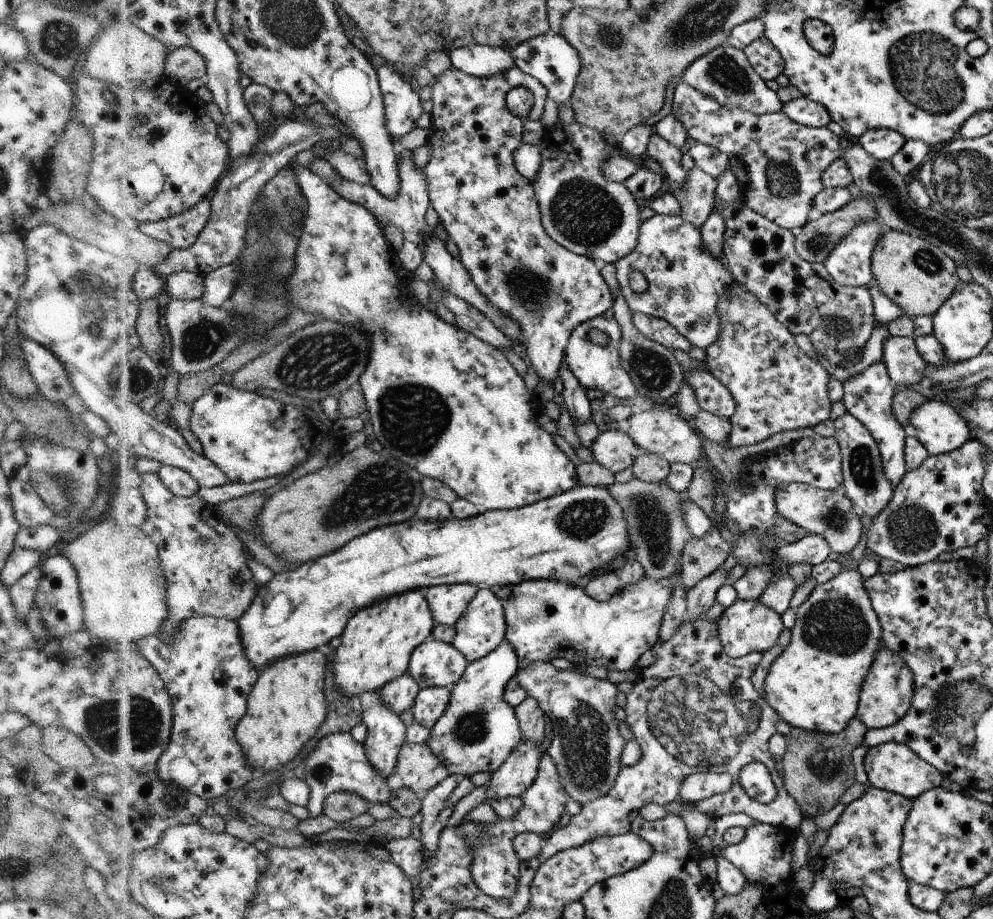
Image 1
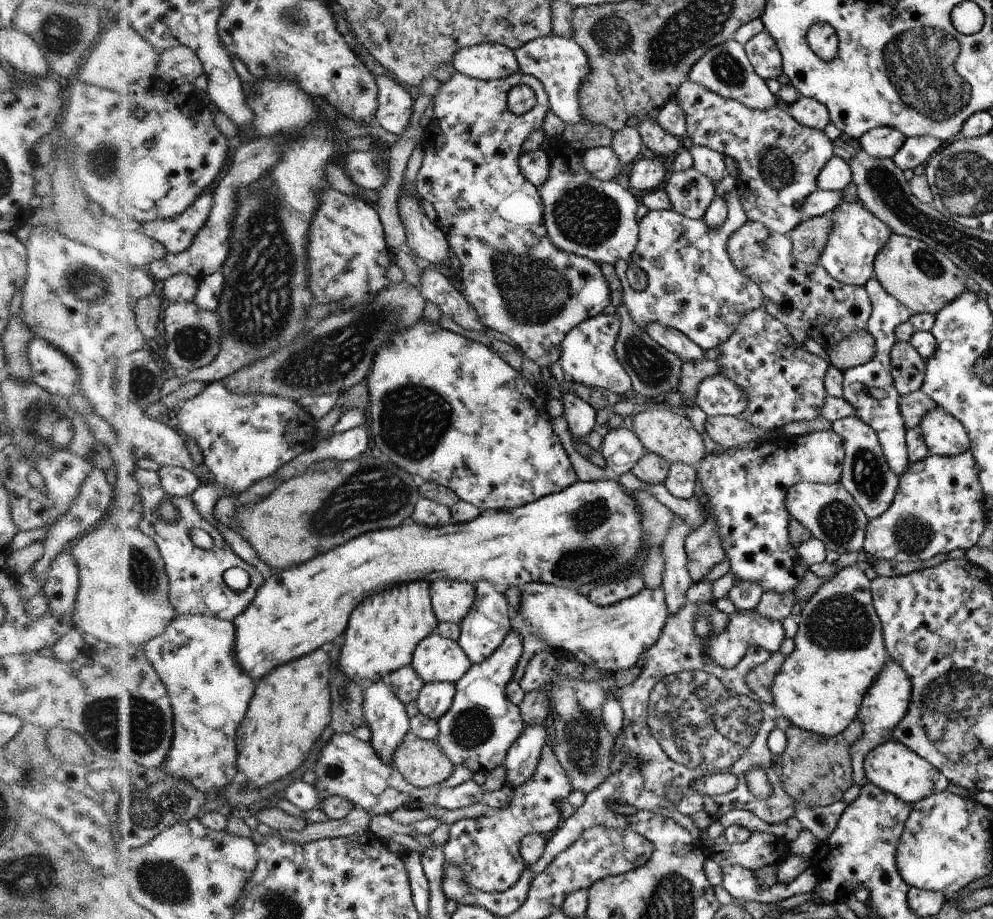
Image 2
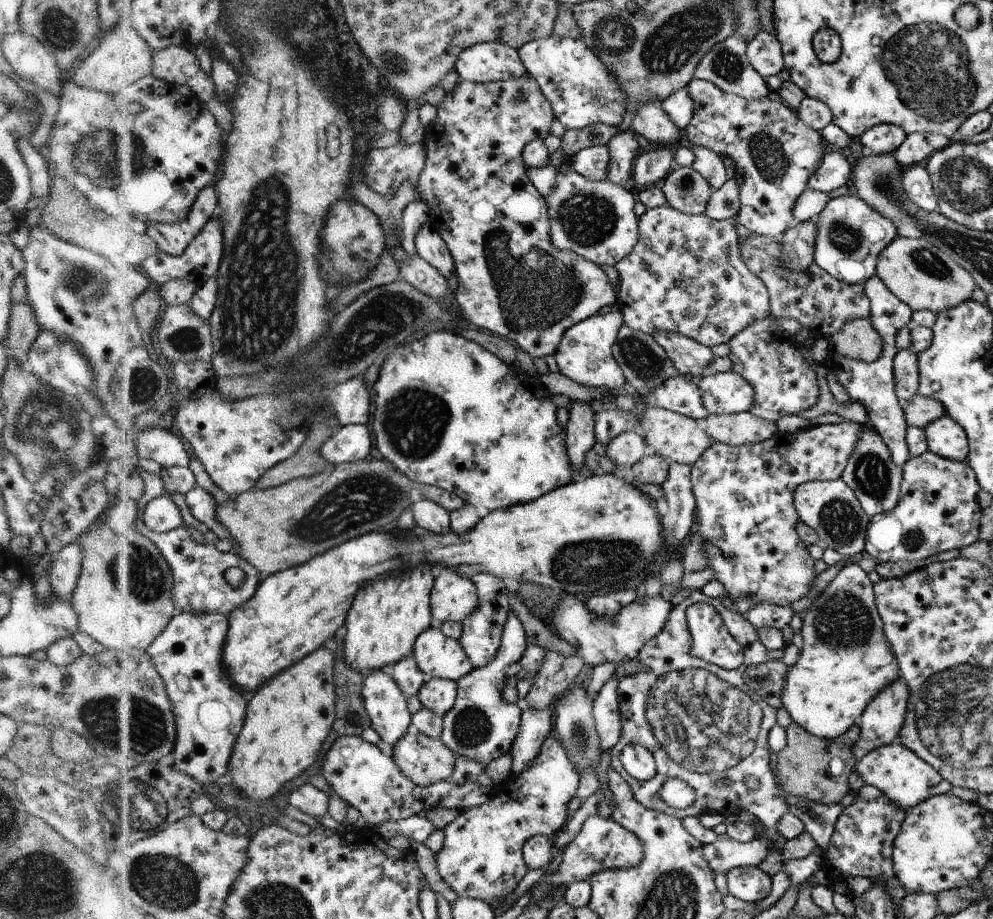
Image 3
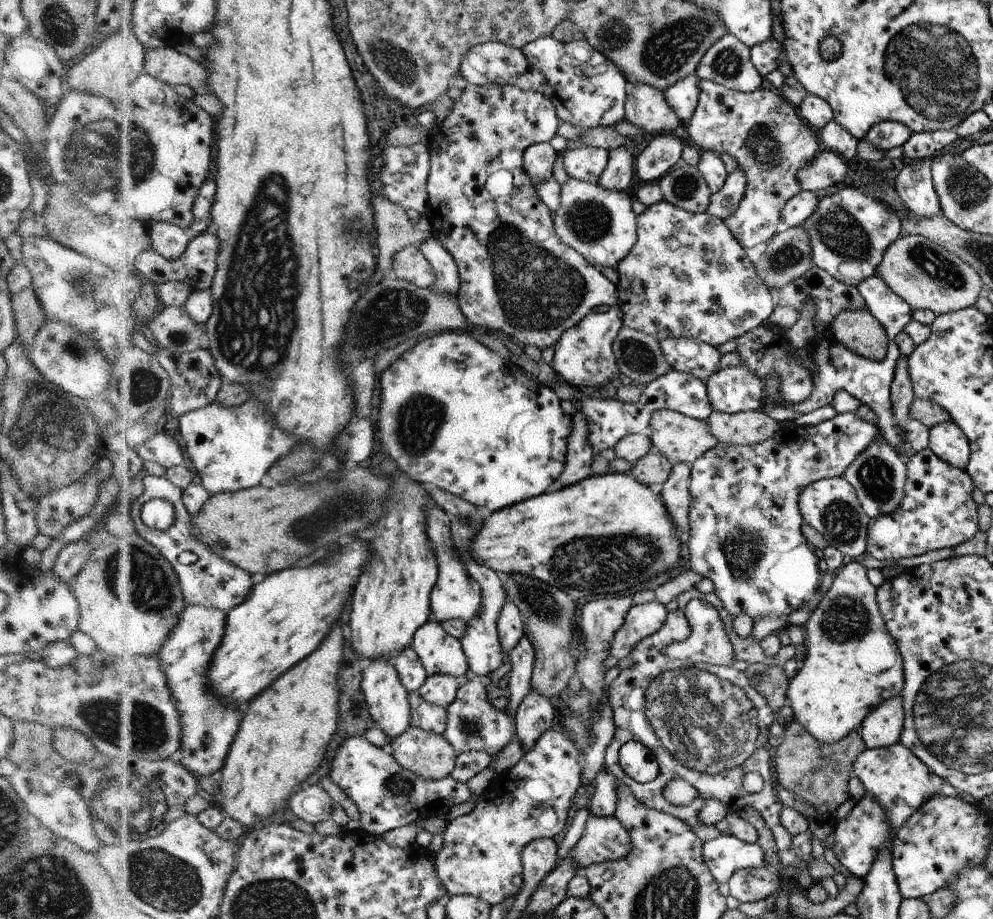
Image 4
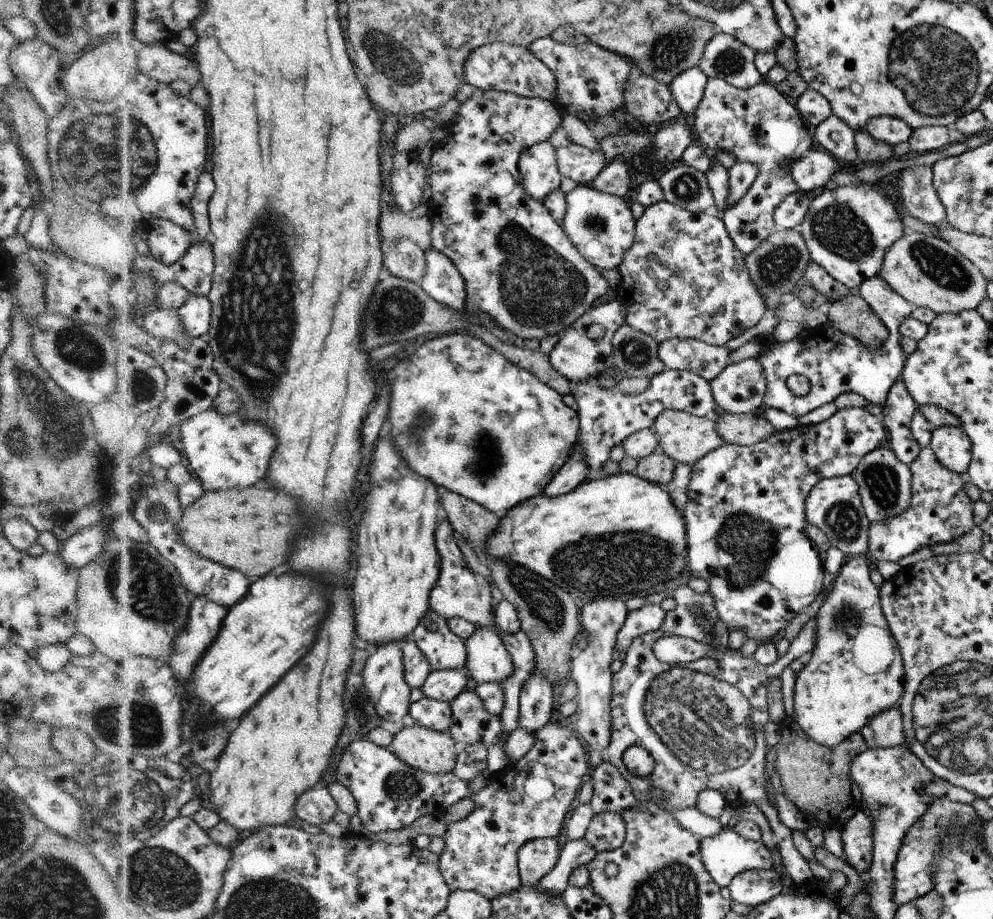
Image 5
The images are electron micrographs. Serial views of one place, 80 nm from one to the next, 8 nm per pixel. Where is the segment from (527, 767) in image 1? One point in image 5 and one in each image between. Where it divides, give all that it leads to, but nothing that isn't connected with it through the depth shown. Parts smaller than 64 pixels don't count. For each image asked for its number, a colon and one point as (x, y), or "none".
2: (522, 760)
3: (536, 725)
4: (535, 715)
5: (535, 702)

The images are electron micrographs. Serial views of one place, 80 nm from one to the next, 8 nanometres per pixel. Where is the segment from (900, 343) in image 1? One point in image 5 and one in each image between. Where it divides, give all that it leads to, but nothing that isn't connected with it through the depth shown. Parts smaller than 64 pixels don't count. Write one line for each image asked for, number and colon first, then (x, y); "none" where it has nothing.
2: (907, 366)
3: (906, 372)
4: (902, 392)
5: (897, 413)

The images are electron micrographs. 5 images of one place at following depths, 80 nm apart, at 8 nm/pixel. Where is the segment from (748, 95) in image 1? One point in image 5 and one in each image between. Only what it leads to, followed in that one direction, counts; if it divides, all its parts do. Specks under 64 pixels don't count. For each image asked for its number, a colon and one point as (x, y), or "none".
2: (725, 69)
3: (726, 65)
4: (728, 62)
5: (725, 57)

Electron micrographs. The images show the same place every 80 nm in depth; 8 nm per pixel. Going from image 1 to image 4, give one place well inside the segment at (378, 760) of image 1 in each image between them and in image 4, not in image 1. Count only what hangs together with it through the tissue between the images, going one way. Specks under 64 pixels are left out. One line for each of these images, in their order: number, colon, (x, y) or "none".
2: (387, 720)
3: (386, 707)
4: (386, 696)

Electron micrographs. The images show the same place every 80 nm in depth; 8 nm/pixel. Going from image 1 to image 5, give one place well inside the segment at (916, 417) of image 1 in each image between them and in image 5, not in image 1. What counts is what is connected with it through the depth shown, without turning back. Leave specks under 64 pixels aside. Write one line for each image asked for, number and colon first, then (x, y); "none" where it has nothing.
2: (944, 435)
3: (945, 437)
4: (947, 439)
5: (952, 446)

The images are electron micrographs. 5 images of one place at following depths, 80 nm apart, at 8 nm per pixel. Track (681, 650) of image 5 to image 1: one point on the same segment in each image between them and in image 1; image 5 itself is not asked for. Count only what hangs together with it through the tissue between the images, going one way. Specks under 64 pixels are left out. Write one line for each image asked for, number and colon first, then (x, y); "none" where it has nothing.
1: (747, 626)
2: (745, 629)
3: (711, 641)
4: (708, 642)

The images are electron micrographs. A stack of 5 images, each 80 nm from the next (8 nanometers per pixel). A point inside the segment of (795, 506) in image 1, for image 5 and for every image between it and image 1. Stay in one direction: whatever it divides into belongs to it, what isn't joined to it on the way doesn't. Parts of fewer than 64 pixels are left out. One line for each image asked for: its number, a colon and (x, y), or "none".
2: (829, 512)
3: (831, 508)
4: (831, 506)
5: (836, 507)

